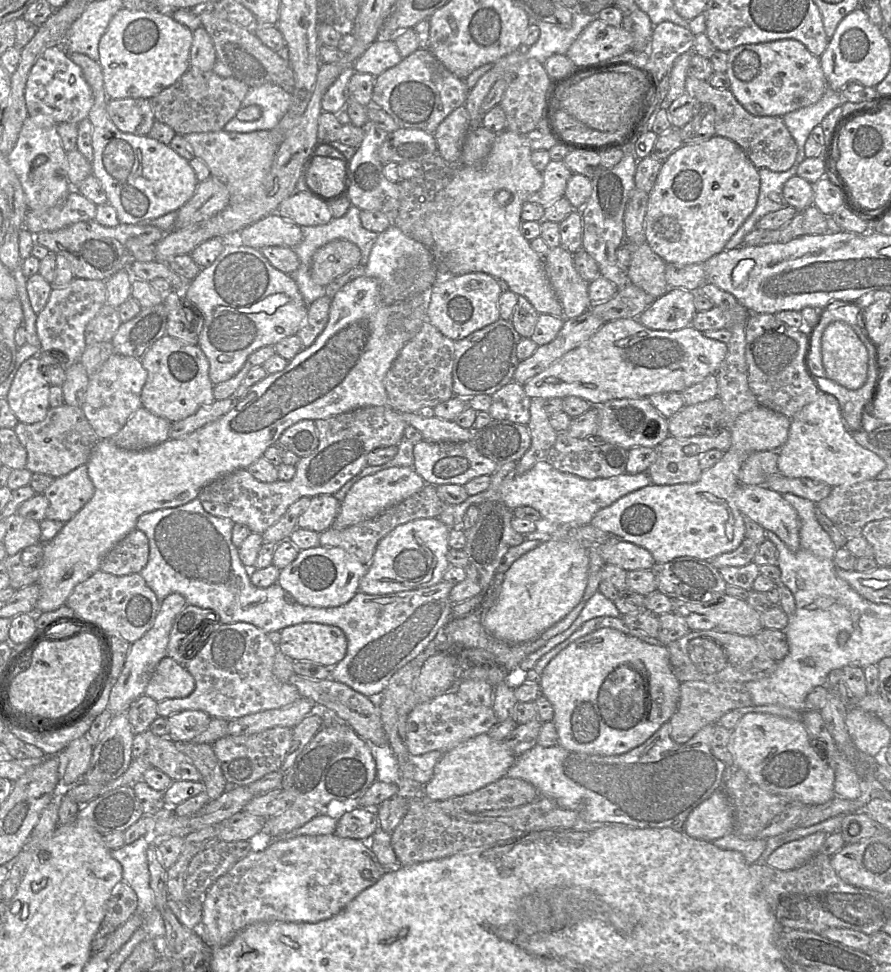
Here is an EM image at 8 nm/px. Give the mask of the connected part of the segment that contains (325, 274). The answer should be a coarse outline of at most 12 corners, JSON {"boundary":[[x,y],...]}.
{"boundary":[[335,240],[312,256],[313,282],[328,286],[361,262],[360,248]]}

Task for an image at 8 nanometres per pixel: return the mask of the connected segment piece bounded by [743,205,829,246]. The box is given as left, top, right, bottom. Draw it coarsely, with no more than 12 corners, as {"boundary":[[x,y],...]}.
{"boundary":[[815,205],[776,230],[754,229],[744,246],[786,243],[829,234],[828,217]]}

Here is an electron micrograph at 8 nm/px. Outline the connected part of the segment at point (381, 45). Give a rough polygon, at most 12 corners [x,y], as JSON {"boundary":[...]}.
{"boundary":[[376,39],[353,64],[375,77],[401,62],[393,40]]}

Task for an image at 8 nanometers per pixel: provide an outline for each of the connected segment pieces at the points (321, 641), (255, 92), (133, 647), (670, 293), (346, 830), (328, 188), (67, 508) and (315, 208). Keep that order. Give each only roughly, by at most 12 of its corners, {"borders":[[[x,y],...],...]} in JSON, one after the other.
{"borders":[[[336,626],[283,628],[277,647],[292,660],[332,668],[347,638]],[[267,83],[249,87],[242,108],[256,105],[261,117],[226,123],[227,132],[275,129],[292,104],[292,95]],[[171,593],[152,627],[130,644],[107,705],[127,712],[167,656],[174,619],[186,605]],[[670,288],[636,319],[651,330],[691,326],[695,292]],[[355,807],[334,835],[367,842],[378,828],[376,809]],[[316,155],[305,181],[327,199],[349,192],[349,167]],[[87,465],[43,493],[46,519],[69,522],[94,493]],[[297,191],[277,214],[300,227],[328,224],[330,204]]]}

